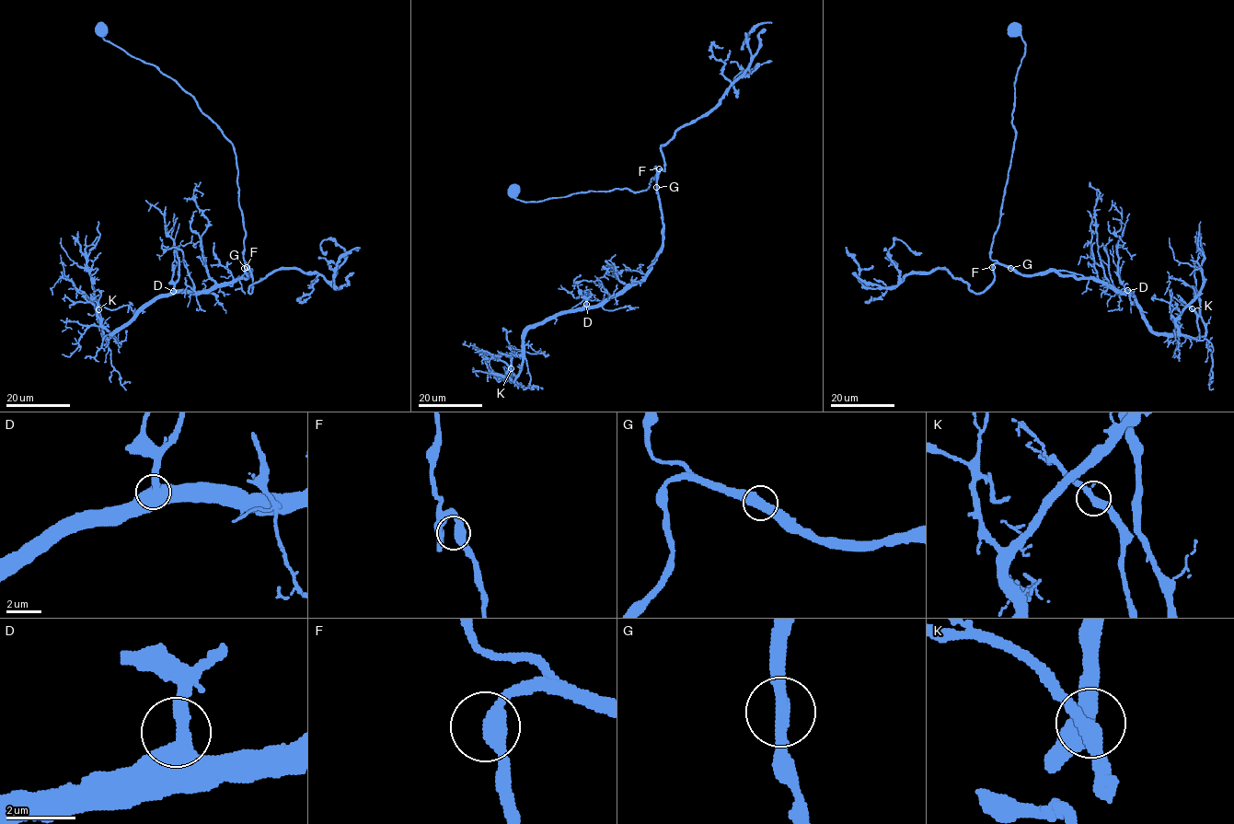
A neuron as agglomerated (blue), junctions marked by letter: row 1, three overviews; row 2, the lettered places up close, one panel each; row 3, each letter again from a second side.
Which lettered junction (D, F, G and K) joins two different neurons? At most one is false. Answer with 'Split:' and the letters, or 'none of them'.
Split: none of them

